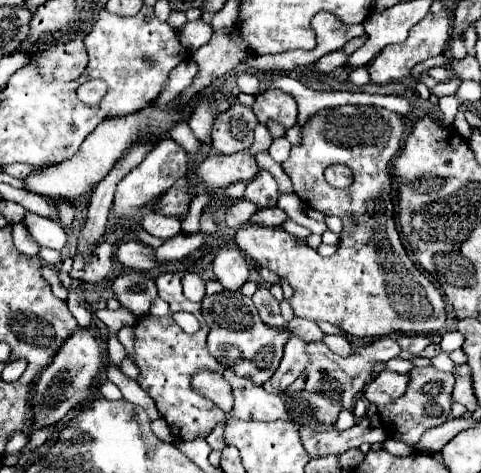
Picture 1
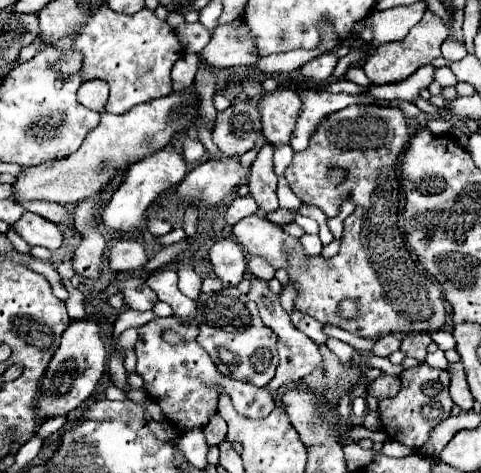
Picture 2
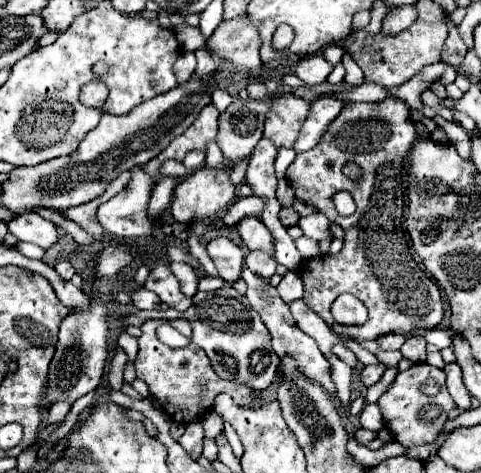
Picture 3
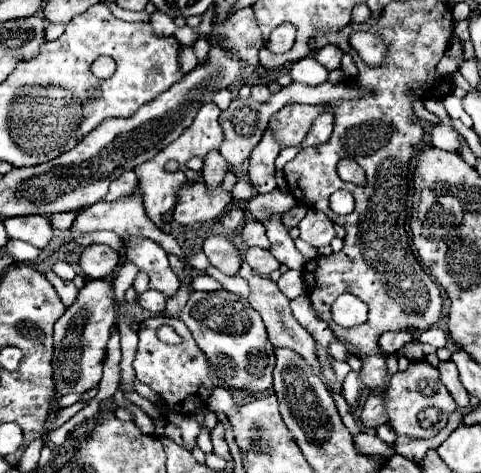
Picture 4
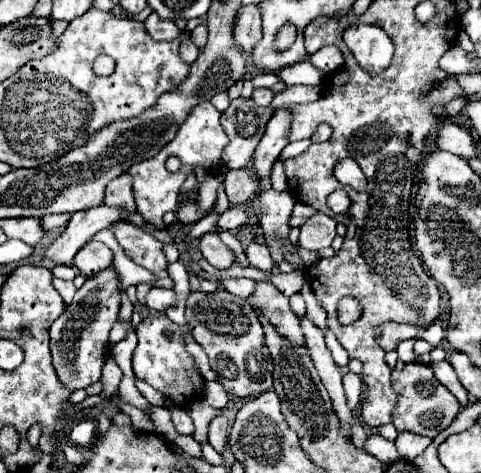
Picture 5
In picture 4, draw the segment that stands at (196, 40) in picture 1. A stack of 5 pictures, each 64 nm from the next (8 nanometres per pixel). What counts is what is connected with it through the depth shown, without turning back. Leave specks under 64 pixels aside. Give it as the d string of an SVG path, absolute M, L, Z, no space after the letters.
M182 26L182 28L176 28L174 38L176 38L180 44L190 44L190 46L192 46L194 40L198 38L198 30L188 28L188 26Z

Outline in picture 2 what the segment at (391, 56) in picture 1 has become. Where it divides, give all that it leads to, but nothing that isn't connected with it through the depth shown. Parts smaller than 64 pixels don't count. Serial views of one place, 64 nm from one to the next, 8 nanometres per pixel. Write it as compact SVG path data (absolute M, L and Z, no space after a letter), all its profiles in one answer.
M426 10L422 20L408 32L408 36L400 42L388 42L372 48L368 56L364 58L362 66L367 77L374 84L396 84L412 76L420 66L436 60L440 56L440 46L448 36L448 28L444 26L442 18L438 18L434 12Z

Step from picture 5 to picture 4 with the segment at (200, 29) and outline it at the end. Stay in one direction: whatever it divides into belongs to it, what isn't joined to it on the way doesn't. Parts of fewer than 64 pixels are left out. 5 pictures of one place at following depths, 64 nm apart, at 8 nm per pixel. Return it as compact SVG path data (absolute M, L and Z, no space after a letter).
M200 34L198 38L200 38L200 40L194 42L194 52L196 52L198 60L204 62L206 56L208 56L208 36L206 36L206 34Z

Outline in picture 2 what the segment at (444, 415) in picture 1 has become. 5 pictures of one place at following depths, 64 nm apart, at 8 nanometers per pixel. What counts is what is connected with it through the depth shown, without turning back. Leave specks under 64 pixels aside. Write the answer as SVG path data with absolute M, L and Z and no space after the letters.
M426 362L414 368L408 368L400 374L400 392L392 398L382 398L378 402L378 412L382 420L382 428L388 434L388 438L402 442L404 446L418 450L422 448L430 432L450 416L450 410L454 406L450 394L448 394L448 372L428 366Z

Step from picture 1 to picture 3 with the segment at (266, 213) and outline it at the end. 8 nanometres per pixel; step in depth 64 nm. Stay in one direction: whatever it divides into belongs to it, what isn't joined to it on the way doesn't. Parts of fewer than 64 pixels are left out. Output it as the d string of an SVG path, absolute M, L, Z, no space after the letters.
M282 208L280 210L280 222L288 228L288 226L296 226L300 220L300 214L294 208Z

